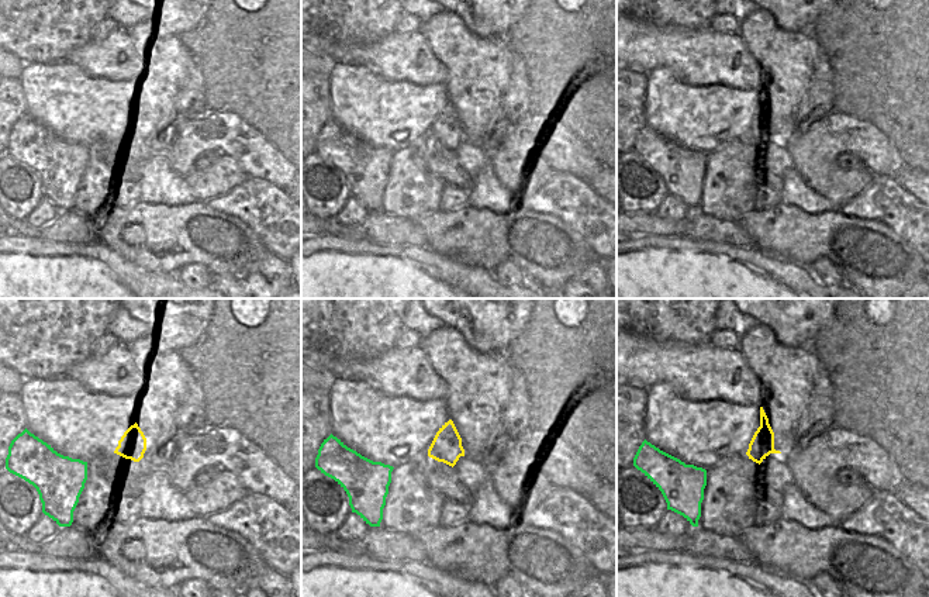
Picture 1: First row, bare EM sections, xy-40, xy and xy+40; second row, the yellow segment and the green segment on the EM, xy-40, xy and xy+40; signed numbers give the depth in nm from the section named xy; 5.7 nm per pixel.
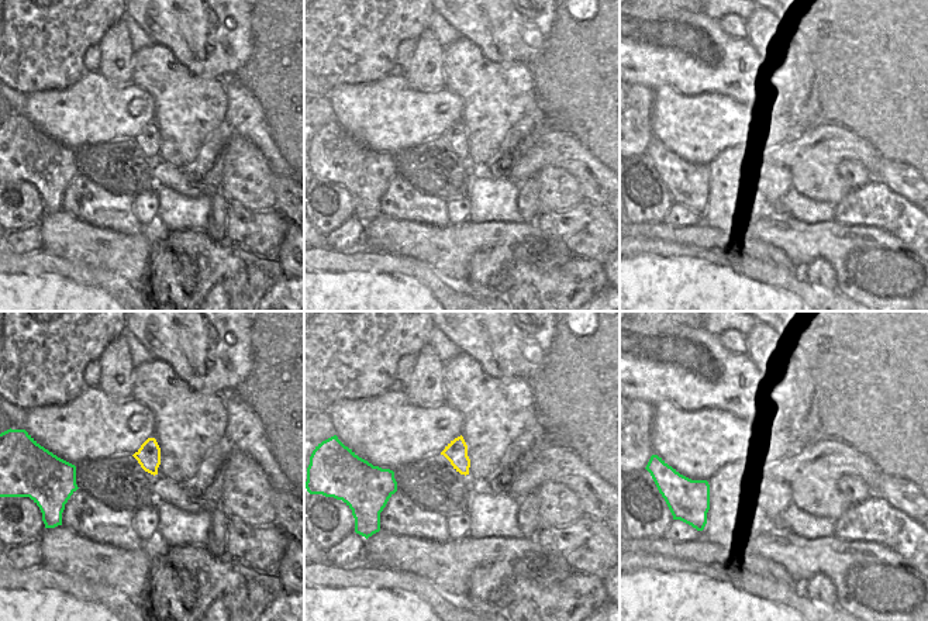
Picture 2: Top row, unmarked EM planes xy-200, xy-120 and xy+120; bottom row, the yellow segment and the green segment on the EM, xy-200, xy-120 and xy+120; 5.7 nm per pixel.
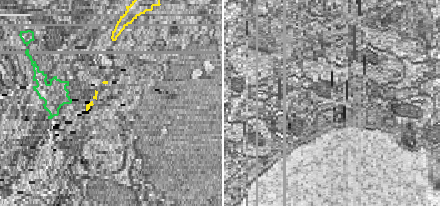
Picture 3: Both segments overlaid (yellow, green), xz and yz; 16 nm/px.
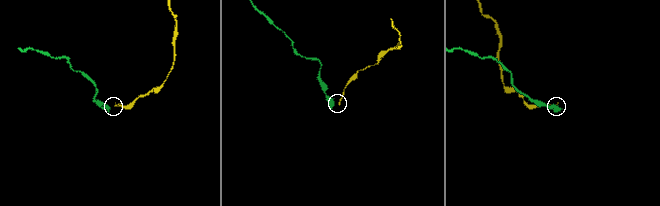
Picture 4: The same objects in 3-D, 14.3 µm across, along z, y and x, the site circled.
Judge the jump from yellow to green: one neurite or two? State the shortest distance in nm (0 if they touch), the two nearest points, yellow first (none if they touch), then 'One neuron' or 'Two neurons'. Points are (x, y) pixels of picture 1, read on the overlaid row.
Distance 170 nm. Across: xy-40 (114, 452), (86, 462). Two neurons

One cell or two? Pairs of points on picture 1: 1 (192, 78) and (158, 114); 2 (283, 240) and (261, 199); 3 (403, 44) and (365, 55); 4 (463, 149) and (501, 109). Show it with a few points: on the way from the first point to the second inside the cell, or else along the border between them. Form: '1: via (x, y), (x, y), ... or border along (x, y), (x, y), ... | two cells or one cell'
1: via (183, 86), (166, 106) | one cell
2: via (282, 230), (279, 221), (266, 209) | one cell
3: via (393, 54), (375, 55) | one cell
4: border along (465, 140), (473, 144), (483, 144) | two cells

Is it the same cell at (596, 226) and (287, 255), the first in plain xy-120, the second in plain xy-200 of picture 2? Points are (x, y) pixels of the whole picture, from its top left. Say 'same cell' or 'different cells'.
different cells

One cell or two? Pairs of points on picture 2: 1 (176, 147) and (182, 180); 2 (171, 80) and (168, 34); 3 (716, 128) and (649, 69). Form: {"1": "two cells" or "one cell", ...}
{"1": "two cells", "2": "two cells", "3": "two cells"}

